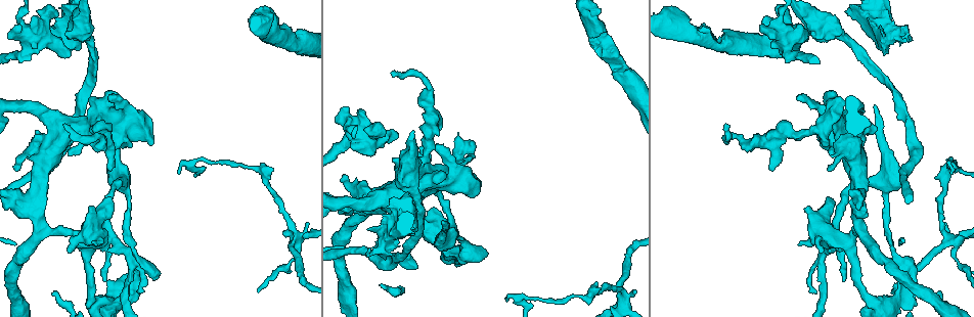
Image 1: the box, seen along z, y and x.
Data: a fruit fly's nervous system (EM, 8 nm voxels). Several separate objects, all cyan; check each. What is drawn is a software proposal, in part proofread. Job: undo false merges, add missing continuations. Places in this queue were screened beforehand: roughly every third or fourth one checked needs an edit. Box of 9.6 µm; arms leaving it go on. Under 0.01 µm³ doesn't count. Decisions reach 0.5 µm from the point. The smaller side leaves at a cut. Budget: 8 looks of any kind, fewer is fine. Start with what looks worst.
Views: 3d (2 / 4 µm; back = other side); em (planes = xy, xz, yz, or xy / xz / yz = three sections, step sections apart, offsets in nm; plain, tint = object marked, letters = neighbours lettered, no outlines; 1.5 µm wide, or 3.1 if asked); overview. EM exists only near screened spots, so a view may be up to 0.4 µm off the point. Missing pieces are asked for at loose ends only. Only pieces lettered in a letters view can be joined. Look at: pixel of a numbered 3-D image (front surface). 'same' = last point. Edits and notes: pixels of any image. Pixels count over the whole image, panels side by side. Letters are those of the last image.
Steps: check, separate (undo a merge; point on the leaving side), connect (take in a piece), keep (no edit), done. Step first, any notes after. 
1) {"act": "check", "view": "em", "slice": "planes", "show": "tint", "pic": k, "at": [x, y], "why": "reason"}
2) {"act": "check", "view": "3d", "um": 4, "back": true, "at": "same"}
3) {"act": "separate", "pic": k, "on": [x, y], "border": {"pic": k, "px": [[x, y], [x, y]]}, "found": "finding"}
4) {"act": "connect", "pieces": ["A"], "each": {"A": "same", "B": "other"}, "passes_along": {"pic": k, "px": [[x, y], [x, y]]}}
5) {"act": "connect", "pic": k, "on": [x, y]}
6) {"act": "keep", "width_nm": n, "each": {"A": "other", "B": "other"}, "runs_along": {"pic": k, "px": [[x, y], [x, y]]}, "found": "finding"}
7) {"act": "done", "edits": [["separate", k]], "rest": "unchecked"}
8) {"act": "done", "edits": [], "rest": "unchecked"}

{"act": "check", "view": "3d", "um": 4, "pic": 1, "at": [874, 107], "why": "branch stops here"}

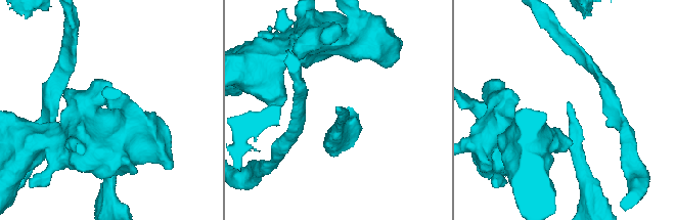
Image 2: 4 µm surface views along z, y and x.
{"act": "check", "view": "em", "slice": "xz", "step": 8, "show": "letters", "pic": 2, "at": [335, 109]}

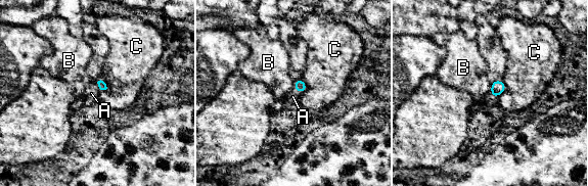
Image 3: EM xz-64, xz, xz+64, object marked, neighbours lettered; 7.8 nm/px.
{"act": "connect", "pieces": ["A"], "each": {"A": "same", "B": "other", "C": "other"}, "found": "it goes on there"}

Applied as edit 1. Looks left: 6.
{"act": "check", "view": "3d", "um": 4, "pic": 1, "at": [778, 14], "why": "branch stops here"}

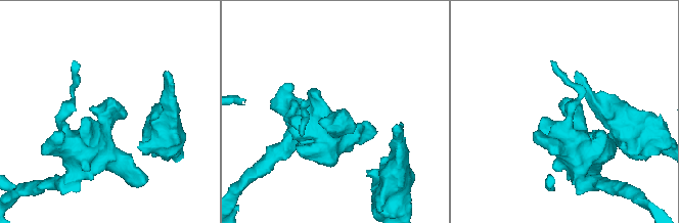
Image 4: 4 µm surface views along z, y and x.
{"act": "check", "view": "em", "slice": "yz", "step": 4, "show": "letters", "pic": 4, "at": [119, 113]}

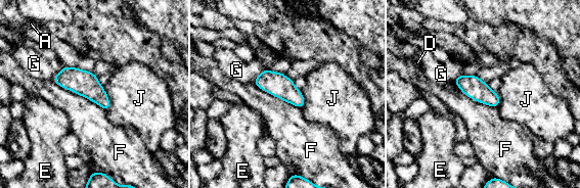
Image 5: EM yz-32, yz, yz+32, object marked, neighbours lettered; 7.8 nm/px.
{"act": "check", "view": "em", "slice": "xz", "step": 4, "show": "letters", "at": "same", "why": "another direction"}

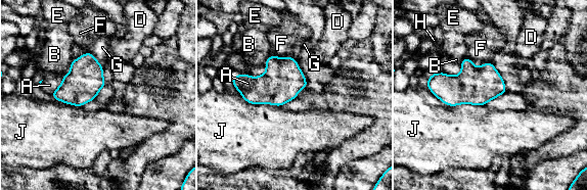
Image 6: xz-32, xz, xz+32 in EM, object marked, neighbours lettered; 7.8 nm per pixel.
{"act": "keep", "each": {"A": "other", "B": "other", "D": "other", "E": "other", "F": "other", "G": "other", "H": "other", "J": "other"}, "border": {"pic": 6, "px": [[467, 55], [477, 66], [491, 62]]}, "found": "no lettered piece goes on from it"}

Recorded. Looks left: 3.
{"act": "done", "edits": [["connect", 3]], "rest": "unchecked"}

